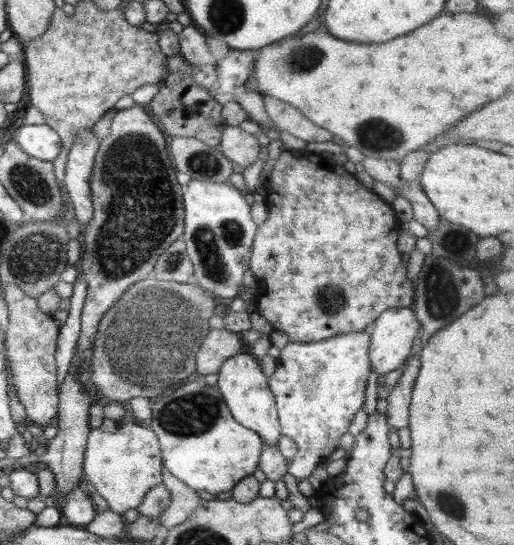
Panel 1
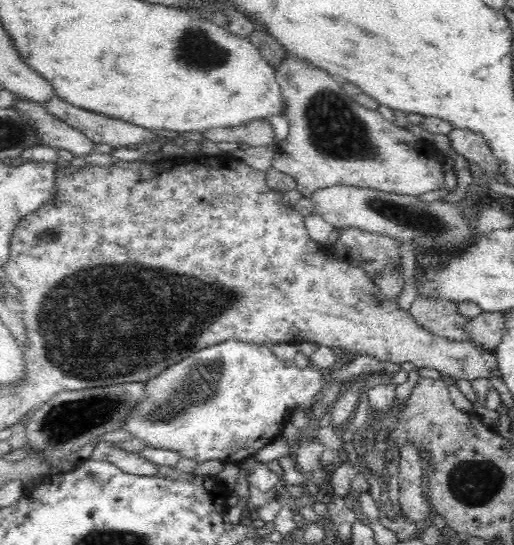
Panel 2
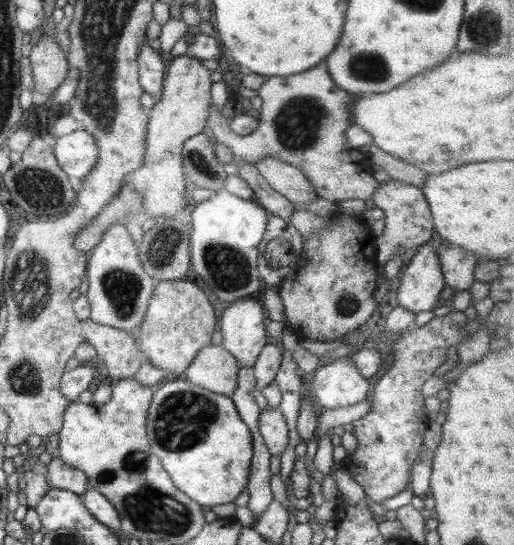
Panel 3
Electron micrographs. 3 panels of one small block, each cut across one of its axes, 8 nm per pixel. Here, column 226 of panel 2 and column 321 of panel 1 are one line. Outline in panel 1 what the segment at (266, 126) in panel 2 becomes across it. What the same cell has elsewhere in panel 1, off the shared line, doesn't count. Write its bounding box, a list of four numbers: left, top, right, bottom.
[263,96,335,143]

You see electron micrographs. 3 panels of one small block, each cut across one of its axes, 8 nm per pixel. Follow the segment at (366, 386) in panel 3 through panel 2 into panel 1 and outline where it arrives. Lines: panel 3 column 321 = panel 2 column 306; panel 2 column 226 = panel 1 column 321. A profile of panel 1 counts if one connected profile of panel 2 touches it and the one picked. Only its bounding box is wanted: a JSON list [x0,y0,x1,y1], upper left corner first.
[267,331,371,482]

